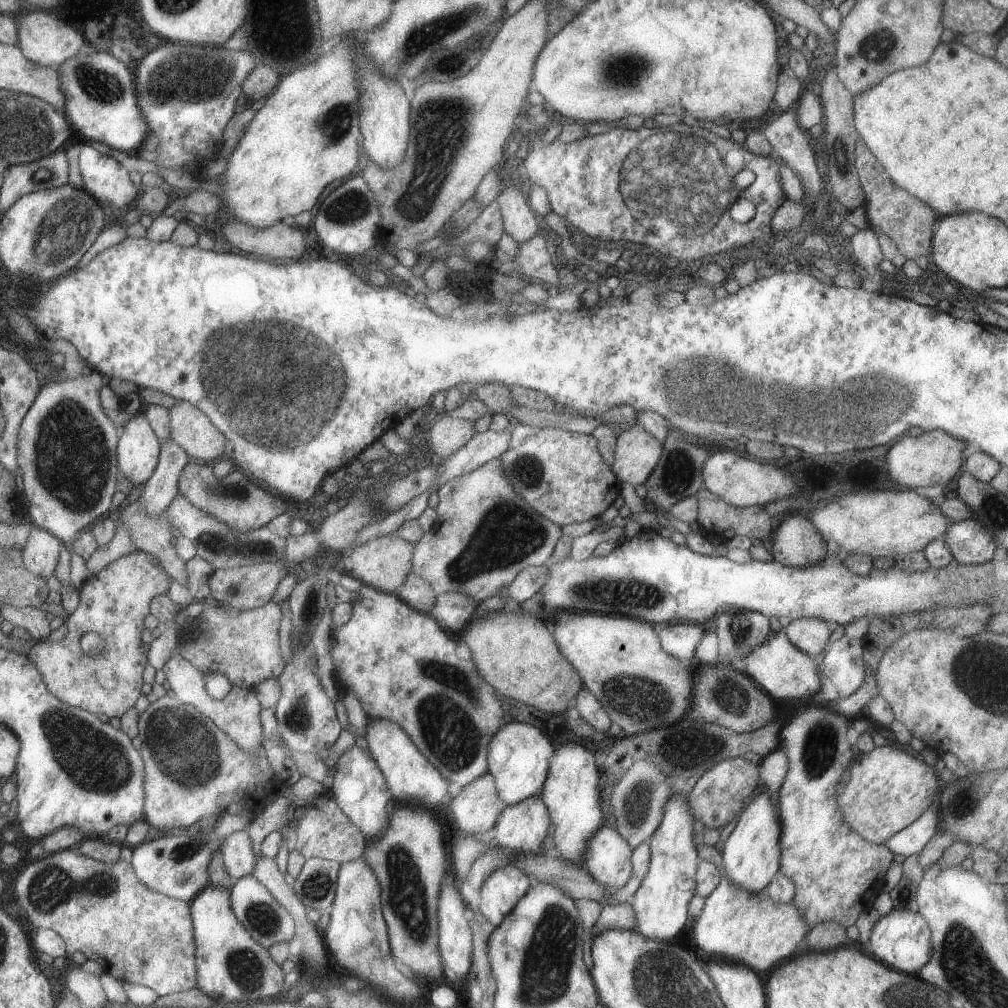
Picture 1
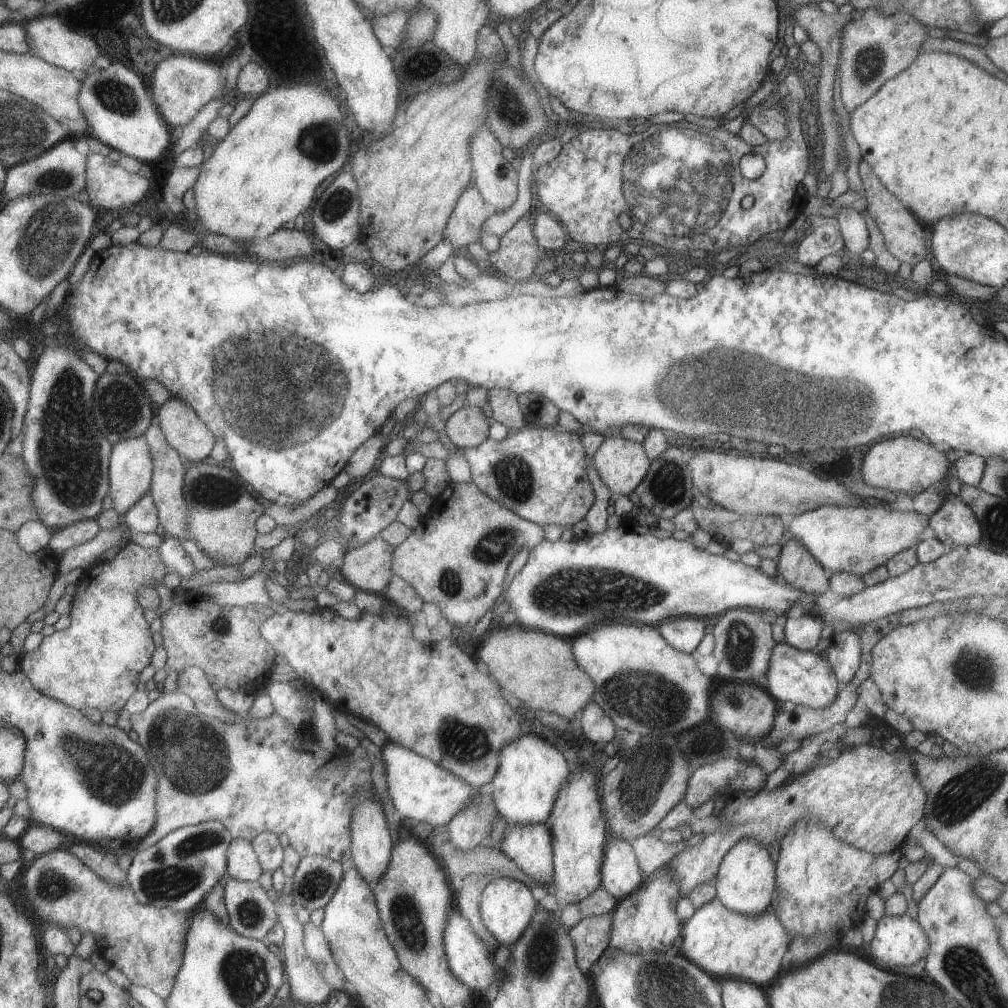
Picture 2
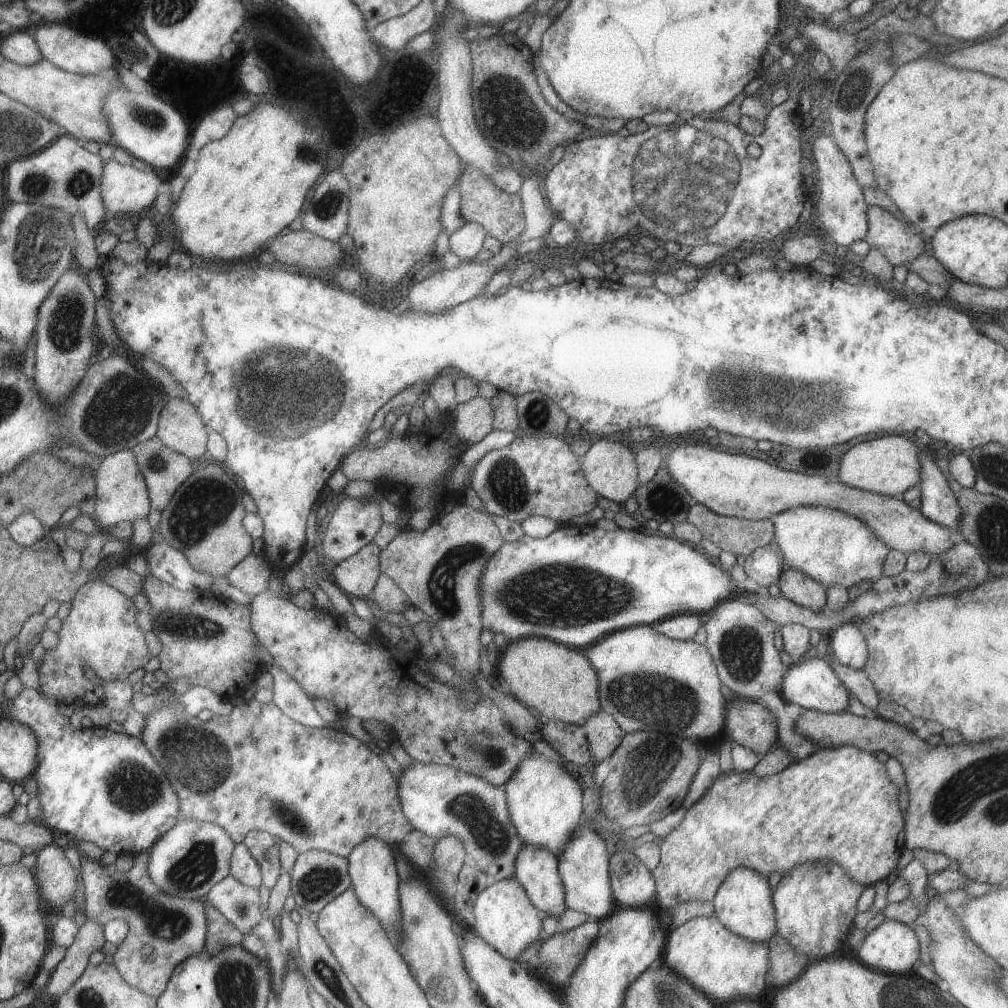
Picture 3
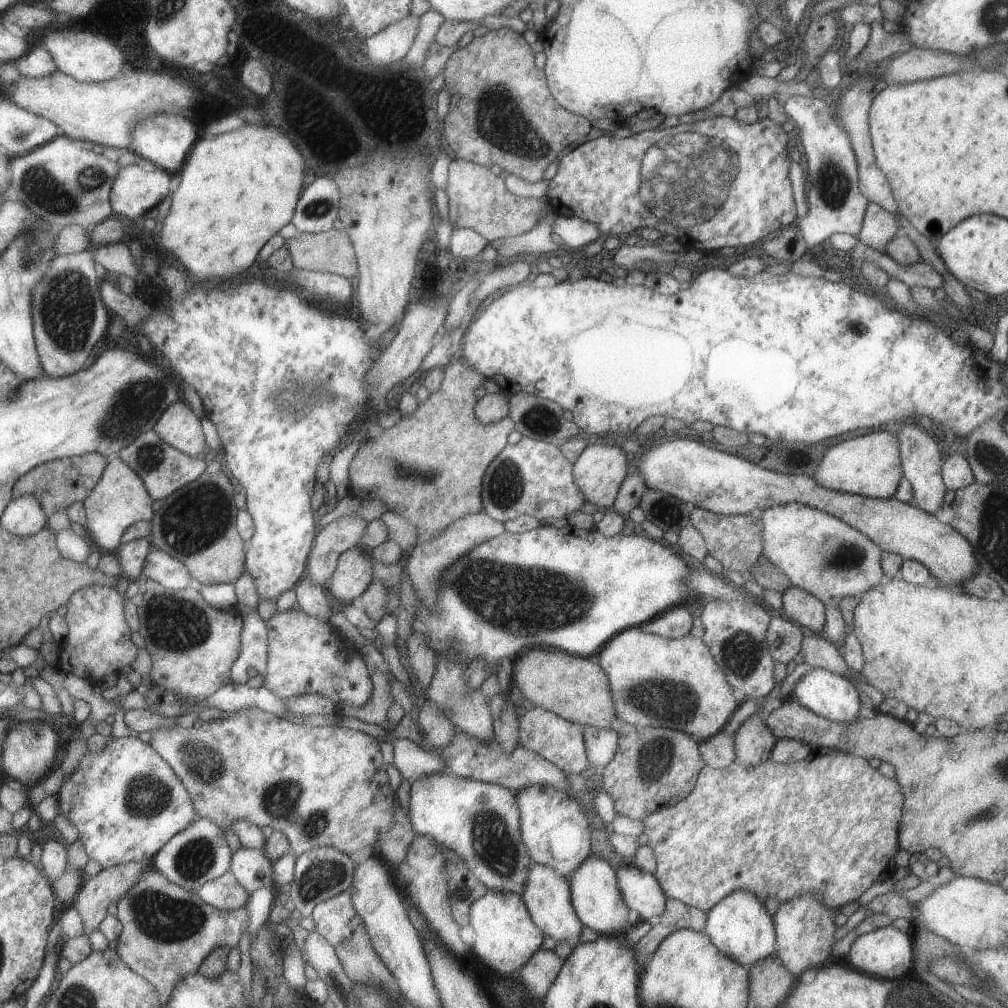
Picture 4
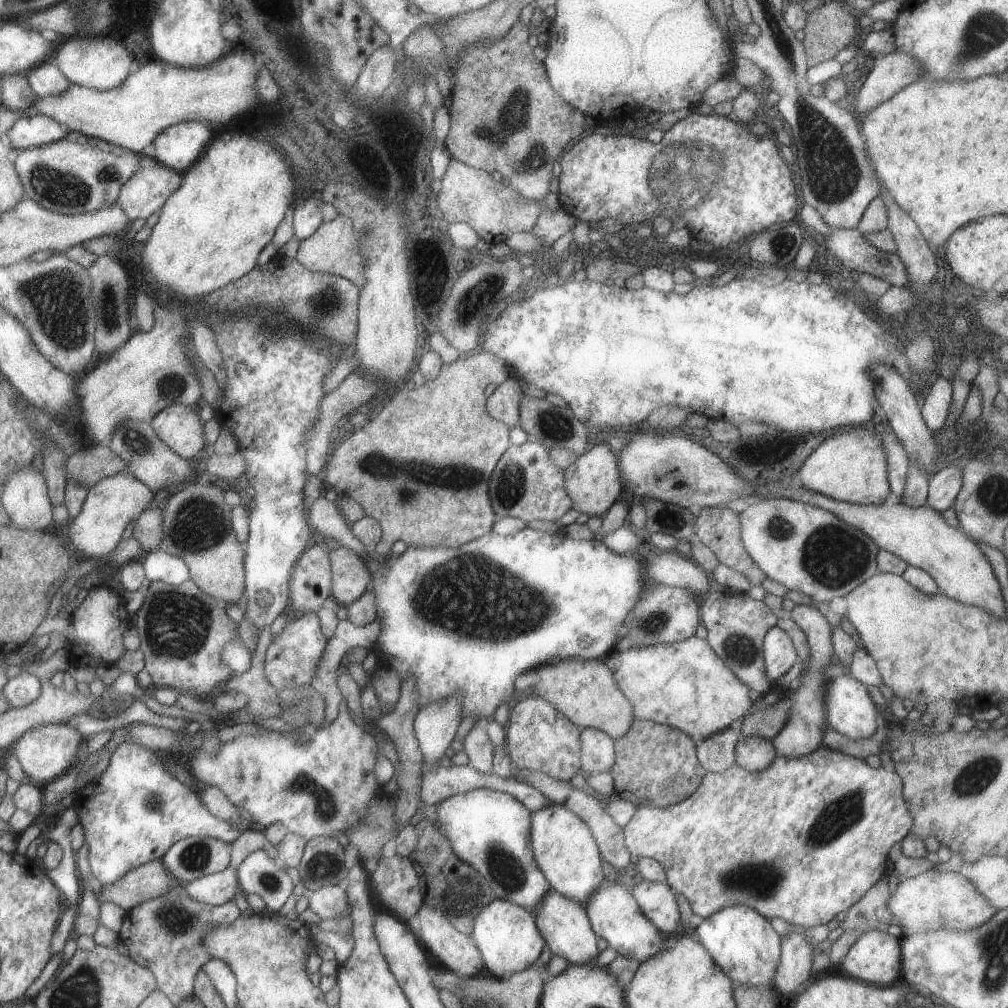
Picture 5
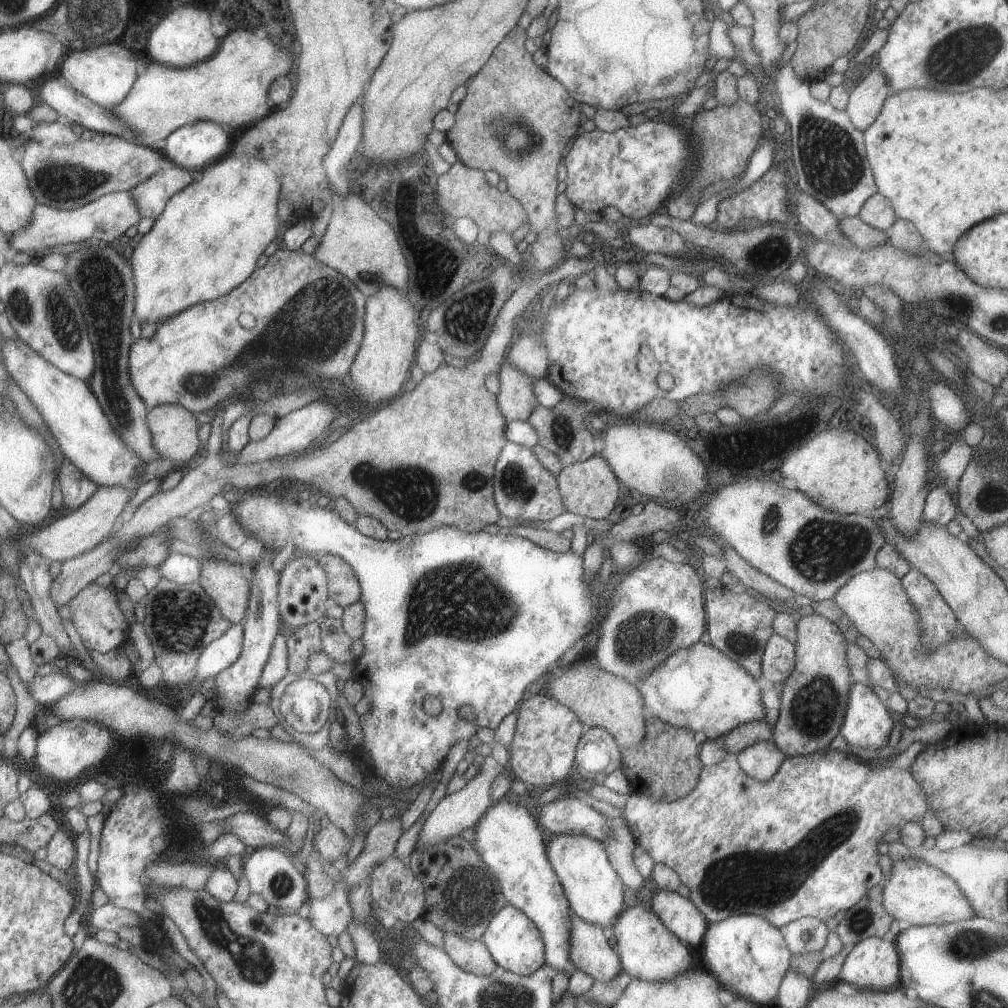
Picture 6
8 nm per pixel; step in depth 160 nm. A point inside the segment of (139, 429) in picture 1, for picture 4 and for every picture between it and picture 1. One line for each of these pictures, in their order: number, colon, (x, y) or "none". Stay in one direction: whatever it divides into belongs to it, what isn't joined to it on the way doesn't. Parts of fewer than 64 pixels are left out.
2: (130, 465)
3: (121, 494)
4: (119, 499)

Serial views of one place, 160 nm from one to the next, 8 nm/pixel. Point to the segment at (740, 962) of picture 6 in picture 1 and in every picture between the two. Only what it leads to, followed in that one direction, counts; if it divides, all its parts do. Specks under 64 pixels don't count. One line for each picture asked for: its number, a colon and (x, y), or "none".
1: (750, 856)
2: (745, 879)
3: (743, 903)
4: (739, 925)
5: (742, 943)

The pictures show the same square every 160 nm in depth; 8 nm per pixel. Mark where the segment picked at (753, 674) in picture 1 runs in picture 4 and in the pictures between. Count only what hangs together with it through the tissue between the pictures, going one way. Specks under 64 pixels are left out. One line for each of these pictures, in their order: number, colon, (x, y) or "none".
2: (805, 678)
3: (811, 683)
4: (832, 696)

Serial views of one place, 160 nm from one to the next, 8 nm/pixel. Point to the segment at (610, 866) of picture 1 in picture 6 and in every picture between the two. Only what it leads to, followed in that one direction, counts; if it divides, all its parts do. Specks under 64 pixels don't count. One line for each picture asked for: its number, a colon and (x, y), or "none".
2: (620, 874)
3: (631, 883)
4: (640, 891)
5: (656, 901)
6: (678, 914)

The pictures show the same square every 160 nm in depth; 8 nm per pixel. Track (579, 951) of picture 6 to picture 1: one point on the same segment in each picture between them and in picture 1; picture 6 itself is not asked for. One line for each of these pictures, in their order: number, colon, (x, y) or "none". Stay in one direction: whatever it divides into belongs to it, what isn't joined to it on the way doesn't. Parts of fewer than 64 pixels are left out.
1: (523, 826)
2: (529, 846)
3: (535, 868)
4: (546, 894)
5: (562, 922)

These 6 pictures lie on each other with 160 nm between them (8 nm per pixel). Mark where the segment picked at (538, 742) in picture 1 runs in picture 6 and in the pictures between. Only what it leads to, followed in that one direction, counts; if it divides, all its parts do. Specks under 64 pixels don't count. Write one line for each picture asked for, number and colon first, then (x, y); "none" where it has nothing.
2: (530, 771)
3: (544, 800)
4: (553, 825)
5: (562, 845)
6: (592, 888)

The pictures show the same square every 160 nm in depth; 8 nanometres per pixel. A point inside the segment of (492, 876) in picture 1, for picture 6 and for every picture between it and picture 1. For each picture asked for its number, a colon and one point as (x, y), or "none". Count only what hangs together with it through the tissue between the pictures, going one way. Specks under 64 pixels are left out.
2: (506, 905)
3: (504, 917)
4: (505, 936)
5: (505, 934)
6: (514, 943)

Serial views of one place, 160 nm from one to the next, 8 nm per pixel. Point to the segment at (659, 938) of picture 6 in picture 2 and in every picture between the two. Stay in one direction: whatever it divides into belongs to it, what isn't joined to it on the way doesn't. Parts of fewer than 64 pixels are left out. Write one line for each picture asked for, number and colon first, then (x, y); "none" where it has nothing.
2: (576, 824)
3: (582, 862)
4: (595, 897)
5: (613, 914)

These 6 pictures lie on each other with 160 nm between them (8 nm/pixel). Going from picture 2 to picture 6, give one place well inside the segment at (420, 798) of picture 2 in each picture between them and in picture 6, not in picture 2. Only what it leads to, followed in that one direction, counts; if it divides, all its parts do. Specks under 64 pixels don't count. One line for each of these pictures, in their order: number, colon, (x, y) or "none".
3: (438, 800)
4: (478, 821)
5: (489, 830)
6: (506, 838)

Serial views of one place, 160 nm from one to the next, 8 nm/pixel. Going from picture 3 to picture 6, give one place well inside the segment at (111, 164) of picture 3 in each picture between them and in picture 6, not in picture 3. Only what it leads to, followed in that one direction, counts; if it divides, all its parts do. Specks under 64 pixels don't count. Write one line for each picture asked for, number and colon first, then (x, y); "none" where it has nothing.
4: (136, 188)
5: (145, 191)
6: (150, 195)

